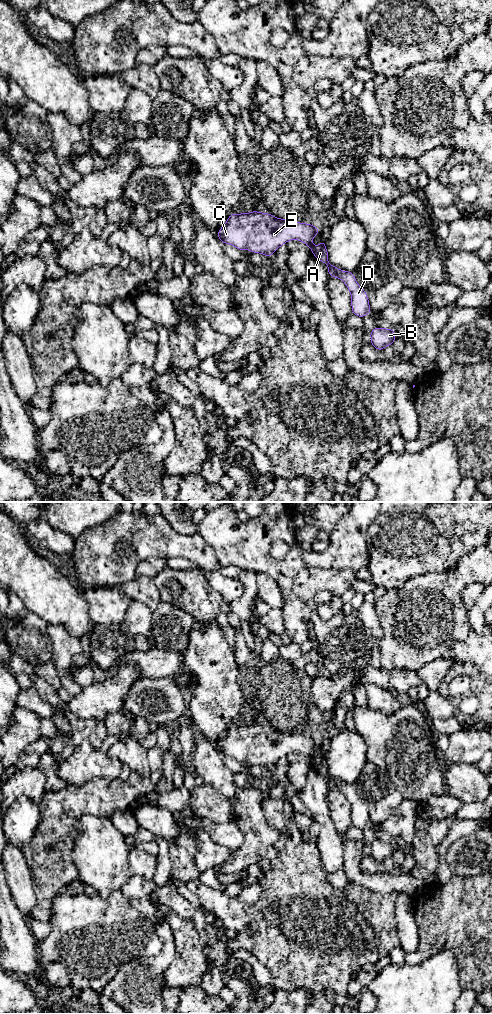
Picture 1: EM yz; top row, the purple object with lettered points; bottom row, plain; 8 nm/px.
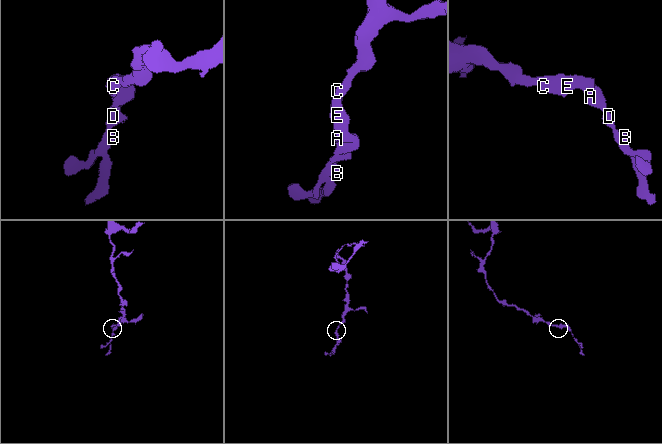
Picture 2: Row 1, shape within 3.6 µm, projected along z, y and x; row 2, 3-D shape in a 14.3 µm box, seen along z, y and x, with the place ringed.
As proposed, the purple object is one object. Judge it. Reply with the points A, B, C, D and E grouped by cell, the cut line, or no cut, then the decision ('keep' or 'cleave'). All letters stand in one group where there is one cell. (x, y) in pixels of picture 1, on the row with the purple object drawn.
A B C D E | no cut | keep

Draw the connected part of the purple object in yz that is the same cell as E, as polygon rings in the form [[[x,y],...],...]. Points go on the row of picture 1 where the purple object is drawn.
[[[253,210],[249,214],[231,214],[217,236],[222,243],[231,244],[239,250],[262,253],[266,257],[285,242],[292,239],[303,241],[314,256],[327,265],[330,277],[343,280],[351,292],[352,313],[363,318],[371,313],[366,292],[357,284],[353,272],[339,270],[328,262],[324,240],[317,247],[313,246],[312,239],[319,232],[312,224],[278,219],[269,213]]]

